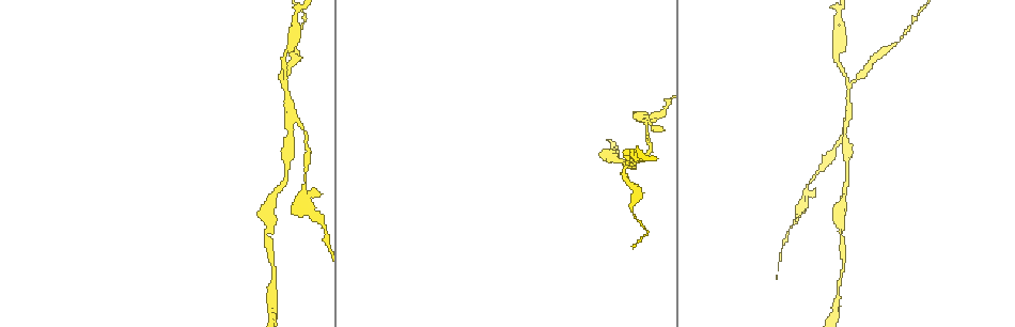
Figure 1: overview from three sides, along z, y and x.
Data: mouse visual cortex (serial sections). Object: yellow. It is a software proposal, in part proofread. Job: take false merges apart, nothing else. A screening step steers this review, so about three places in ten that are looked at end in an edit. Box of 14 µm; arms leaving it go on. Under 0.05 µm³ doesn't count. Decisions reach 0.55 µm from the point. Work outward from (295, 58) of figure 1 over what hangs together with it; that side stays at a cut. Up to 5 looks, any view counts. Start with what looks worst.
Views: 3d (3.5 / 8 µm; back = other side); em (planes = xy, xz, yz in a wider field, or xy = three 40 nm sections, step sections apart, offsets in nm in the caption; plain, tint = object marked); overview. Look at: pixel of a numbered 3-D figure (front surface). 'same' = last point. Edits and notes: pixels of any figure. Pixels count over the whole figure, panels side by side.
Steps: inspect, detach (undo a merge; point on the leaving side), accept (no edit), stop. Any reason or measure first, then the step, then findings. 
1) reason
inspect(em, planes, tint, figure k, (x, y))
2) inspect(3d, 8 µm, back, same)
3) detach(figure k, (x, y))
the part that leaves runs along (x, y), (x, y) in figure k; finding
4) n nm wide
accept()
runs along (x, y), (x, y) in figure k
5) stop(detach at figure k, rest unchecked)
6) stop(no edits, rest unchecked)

inspect(3d, 3.5 µm, back, figure 1, (290, 116))

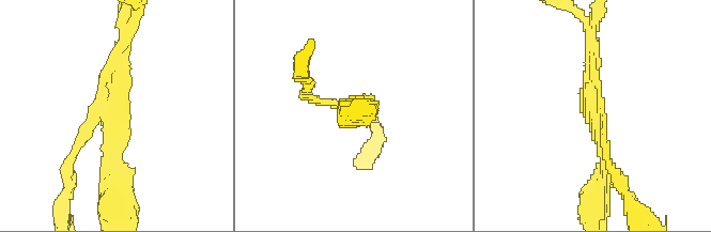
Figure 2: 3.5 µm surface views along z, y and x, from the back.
3 arms; arms of 150, 150, 200 nm
inspect(em, xy, step 5, tint, figure 2, (591, 109))

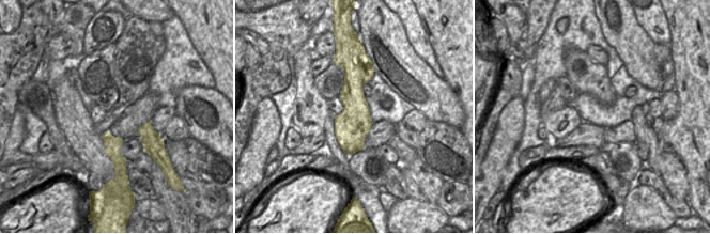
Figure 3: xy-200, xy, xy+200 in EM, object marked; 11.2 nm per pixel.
400 nm wide
detach(figure 2, (108, 163))
border along (358, 61), (360, 75), (365, 82) in figure 3; a second cell is stuck on

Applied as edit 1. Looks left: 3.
arms part here
inspect(3d, 3.5 µm, figure 1, (304, 210))

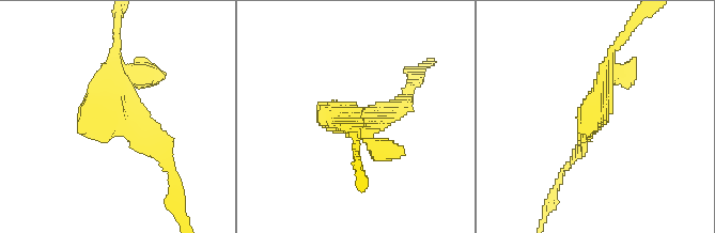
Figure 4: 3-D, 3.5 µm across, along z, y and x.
need the tissue
inspect(em, xy, step 1, tint, figure 4, (111, 114))

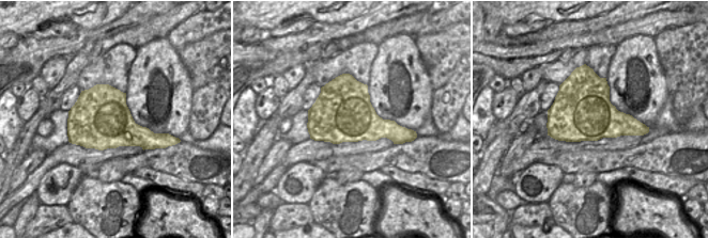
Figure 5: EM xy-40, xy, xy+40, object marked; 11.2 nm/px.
650 nm wide
accept()
runs along (115, 47), (112, 115), (165, 155) in figure 4; one cell here

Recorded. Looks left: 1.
stop(detach at figure 2, rest unchecked)

